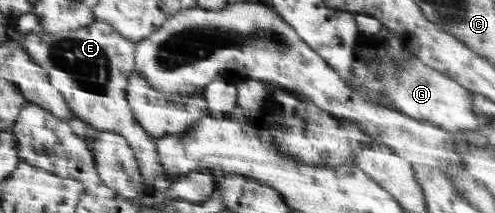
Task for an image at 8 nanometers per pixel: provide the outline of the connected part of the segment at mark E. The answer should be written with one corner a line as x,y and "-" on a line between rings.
94,21
87,27
69,31
33,28
21,47
46,71
50,84
61,92
75,117
98,130
118,133
129,142
145,186
149,185
155,191
167,191
173,185
162,168
157,139
135,119
129,104
126,87
133,76
137,43
125,39
110,24

